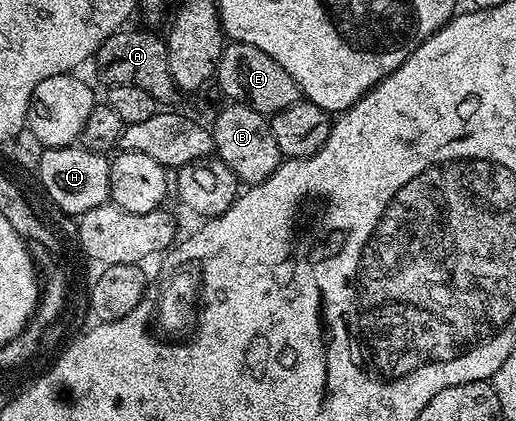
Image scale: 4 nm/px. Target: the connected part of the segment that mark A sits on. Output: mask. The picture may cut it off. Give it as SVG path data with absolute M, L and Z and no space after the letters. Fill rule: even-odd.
M121 30L106 38L96 51L94 65L105 80L105 85L121 84L122 86L138 86L138 90L146 90L158 102L168 100L177 95L178 89L170 74L168 46L152 32L128 32Z

